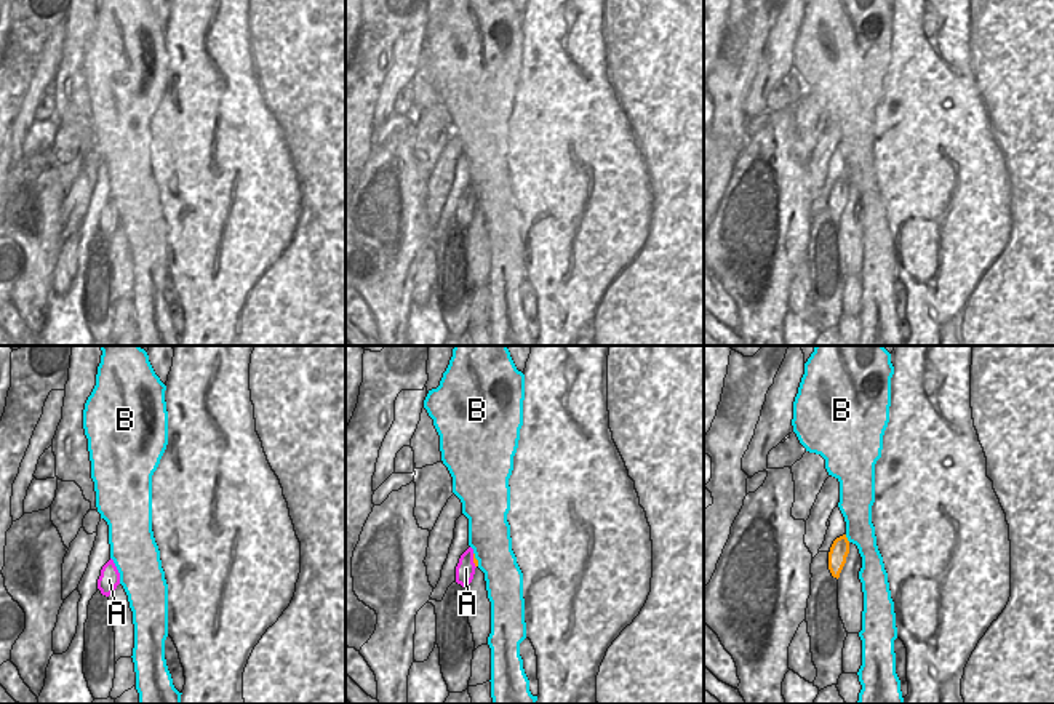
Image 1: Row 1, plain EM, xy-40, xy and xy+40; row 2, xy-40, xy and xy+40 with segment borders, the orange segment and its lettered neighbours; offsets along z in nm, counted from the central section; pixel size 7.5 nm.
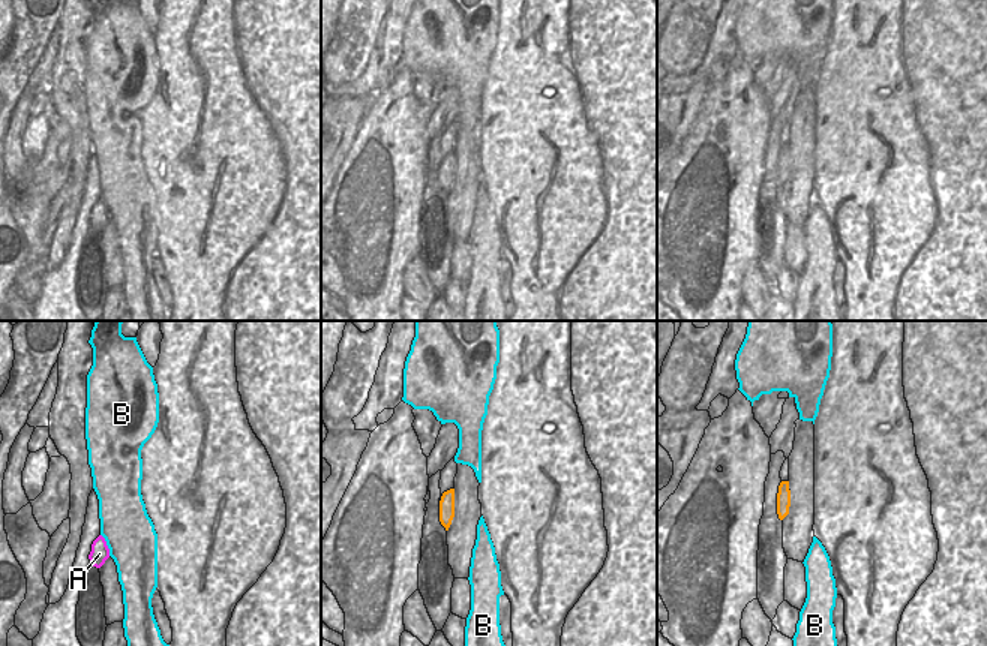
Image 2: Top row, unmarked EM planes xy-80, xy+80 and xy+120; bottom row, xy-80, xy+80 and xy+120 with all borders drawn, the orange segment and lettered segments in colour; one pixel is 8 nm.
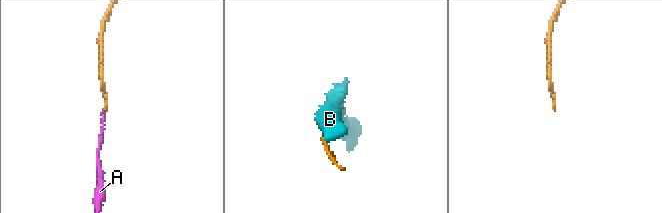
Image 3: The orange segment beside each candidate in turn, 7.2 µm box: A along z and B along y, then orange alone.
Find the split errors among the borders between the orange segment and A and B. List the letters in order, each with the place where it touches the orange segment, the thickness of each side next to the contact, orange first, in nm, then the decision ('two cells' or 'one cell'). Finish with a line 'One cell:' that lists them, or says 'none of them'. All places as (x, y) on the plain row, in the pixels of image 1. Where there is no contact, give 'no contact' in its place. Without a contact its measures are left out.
A: meets orange in xy at (474, 202); 30 nm thick on the orange side, 140 nm on the other; one cell
B: meets orange in xy+40 at (846, 180); 140 nm thick on the orange side, 240 nm on the other; two cells
One cell: A

